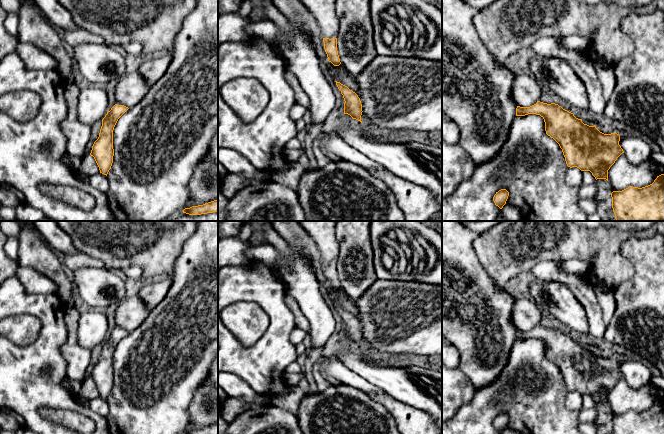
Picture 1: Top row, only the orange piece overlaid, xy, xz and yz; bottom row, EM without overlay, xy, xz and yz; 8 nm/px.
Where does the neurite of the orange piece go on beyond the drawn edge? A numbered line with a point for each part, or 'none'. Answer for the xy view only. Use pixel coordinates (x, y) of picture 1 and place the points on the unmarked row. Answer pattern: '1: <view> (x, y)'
none

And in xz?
1: xz (323, 233)

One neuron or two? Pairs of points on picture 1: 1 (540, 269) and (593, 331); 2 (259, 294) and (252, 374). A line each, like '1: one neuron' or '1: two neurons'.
1: one neuron
2: one neuron

